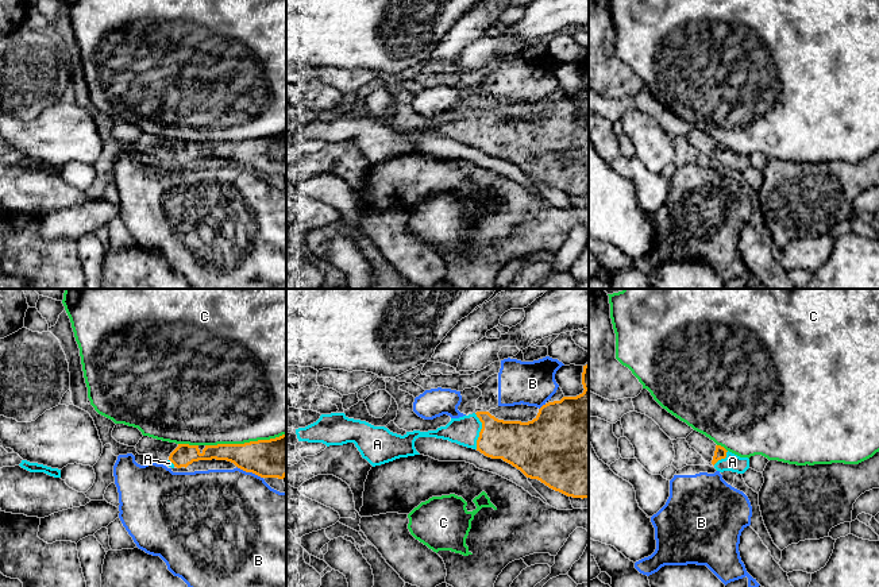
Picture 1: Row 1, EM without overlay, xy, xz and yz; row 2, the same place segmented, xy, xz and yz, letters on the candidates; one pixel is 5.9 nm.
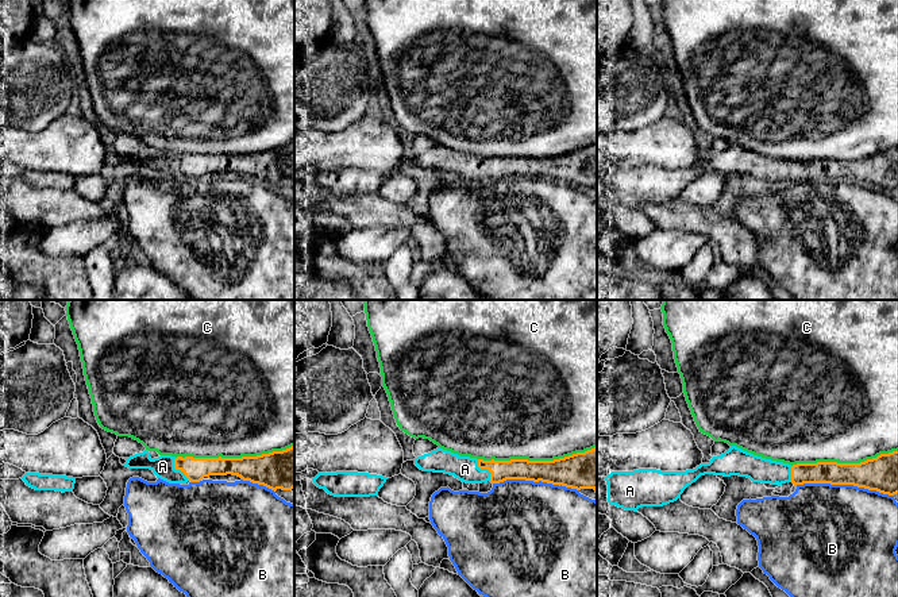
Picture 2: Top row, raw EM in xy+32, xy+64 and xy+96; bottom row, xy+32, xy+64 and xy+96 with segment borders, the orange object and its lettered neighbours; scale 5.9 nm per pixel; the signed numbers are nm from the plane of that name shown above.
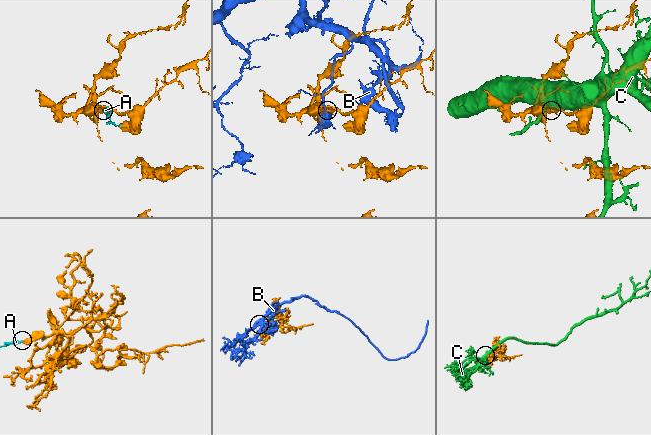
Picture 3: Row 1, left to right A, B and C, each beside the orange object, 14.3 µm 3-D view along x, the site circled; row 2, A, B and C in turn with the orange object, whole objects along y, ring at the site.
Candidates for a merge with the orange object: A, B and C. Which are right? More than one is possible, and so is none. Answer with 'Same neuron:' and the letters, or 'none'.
Same neuron: A

